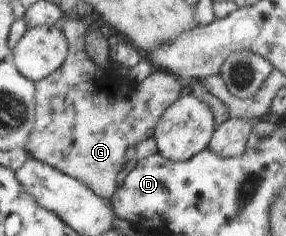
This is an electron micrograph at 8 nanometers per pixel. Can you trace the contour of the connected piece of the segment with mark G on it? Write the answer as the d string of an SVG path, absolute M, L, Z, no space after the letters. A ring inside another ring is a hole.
M64 17L59 28L66 37L68 55L59 69L34 83L36 123L32 127L32 133L28 135L25 151L31 158L86 183L98 197L111 199L119 189L121 177L129 166L126 161L128 148L136 147L142 139L152 135L162 113L179 99L184 82L174 73L159 68L154 69L142 83L125 81L117 73L116 66L100 69L88 59L85 51L87 25L84 22Z

